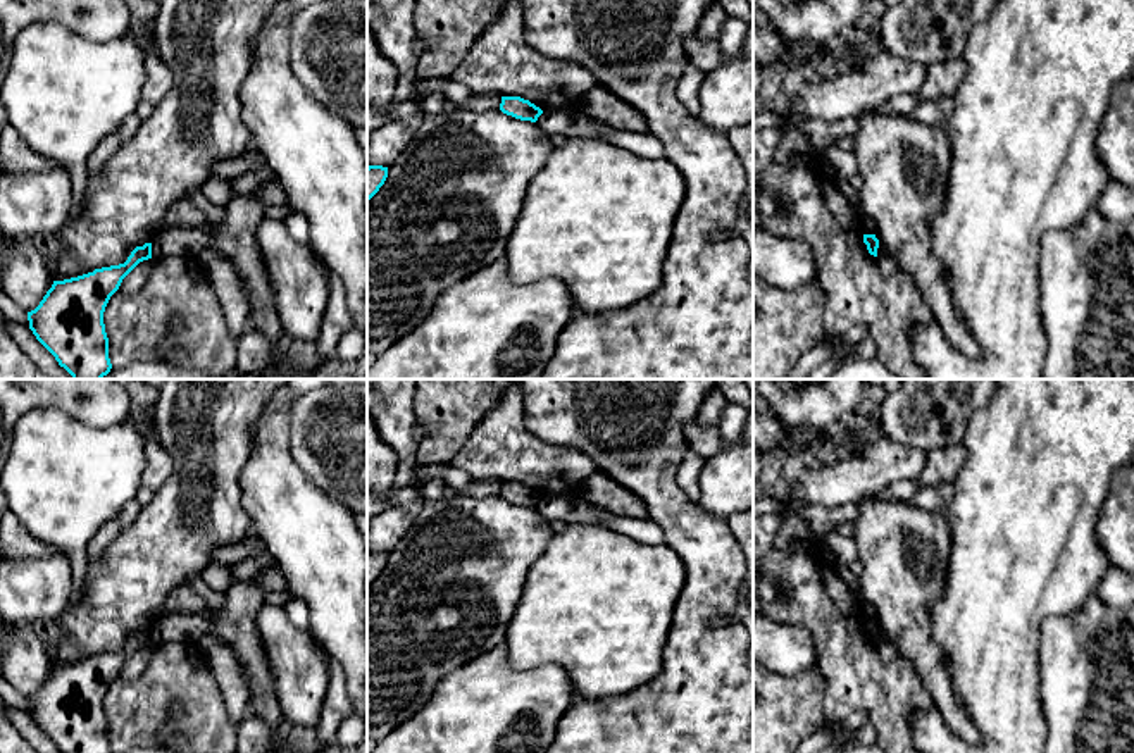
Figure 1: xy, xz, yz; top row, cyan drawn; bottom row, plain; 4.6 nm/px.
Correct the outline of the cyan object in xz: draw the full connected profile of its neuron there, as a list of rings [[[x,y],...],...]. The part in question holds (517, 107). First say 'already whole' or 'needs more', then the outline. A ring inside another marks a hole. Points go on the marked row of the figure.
already whole | [[[502,96],[500,110],[520,121],[536,122],[543,114],[539,107],[520,96]]]

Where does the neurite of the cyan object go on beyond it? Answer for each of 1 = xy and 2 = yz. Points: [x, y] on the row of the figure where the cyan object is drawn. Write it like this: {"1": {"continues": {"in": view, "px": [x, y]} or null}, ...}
{"1": {"continues": null}, "2": {"continues": null}}

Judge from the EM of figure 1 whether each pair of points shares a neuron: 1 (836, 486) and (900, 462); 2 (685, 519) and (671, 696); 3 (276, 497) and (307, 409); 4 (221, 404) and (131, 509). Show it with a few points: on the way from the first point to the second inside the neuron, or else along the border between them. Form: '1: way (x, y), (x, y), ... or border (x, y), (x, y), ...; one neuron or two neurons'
1: way (852, 478), (884, 462); one neuron
2: way (698, 564), (698, 603), (691, 612), (691, 652); one neuron
3: border (288, 414), (290, 455), (316, 486); two neurons
4: border (142, 507), (140, 514), (114, 538); two neurons

